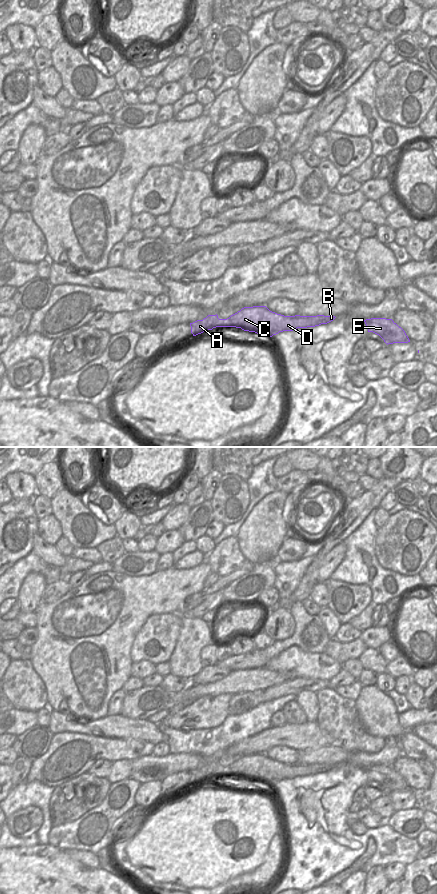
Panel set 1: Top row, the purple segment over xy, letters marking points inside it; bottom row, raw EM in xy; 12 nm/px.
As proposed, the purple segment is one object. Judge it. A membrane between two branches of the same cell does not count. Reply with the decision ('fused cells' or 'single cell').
fused cells

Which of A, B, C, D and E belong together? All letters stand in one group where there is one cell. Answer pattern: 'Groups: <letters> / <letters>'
Groups: A / B C D E

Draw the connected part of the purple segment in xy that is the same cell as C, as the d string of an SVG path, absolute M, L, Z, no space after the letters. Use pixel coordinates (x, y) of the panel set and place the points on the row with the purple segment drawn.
M266 306L244 307L224 322L224 327L241 328L249 331L253 326L267 327L265 336L272 337L276 331L293 331L297 328L315 327L333 321L335 316L284 316L270 311Z

